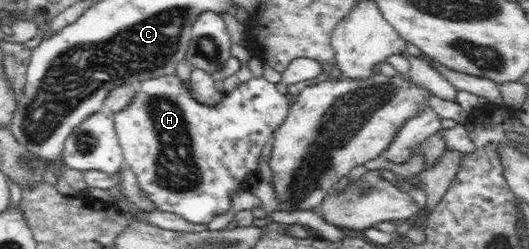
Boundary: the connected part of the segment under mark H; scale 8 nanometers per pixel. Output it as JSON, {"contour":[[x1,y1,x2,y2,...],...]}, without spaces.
{"contour":[[173,73,137,83,133,101,123,111,111,116,125,165,135,173,139,188,146,196,161,211,177,214,189,223,207,224,215,215,229,211,235,193,249,190,247,177,258,173,261,149,289,115,290,104,287,95,281,94,277,85,263,76,253,76,225,93,219,103,205,105,191,95,188,82]]}

